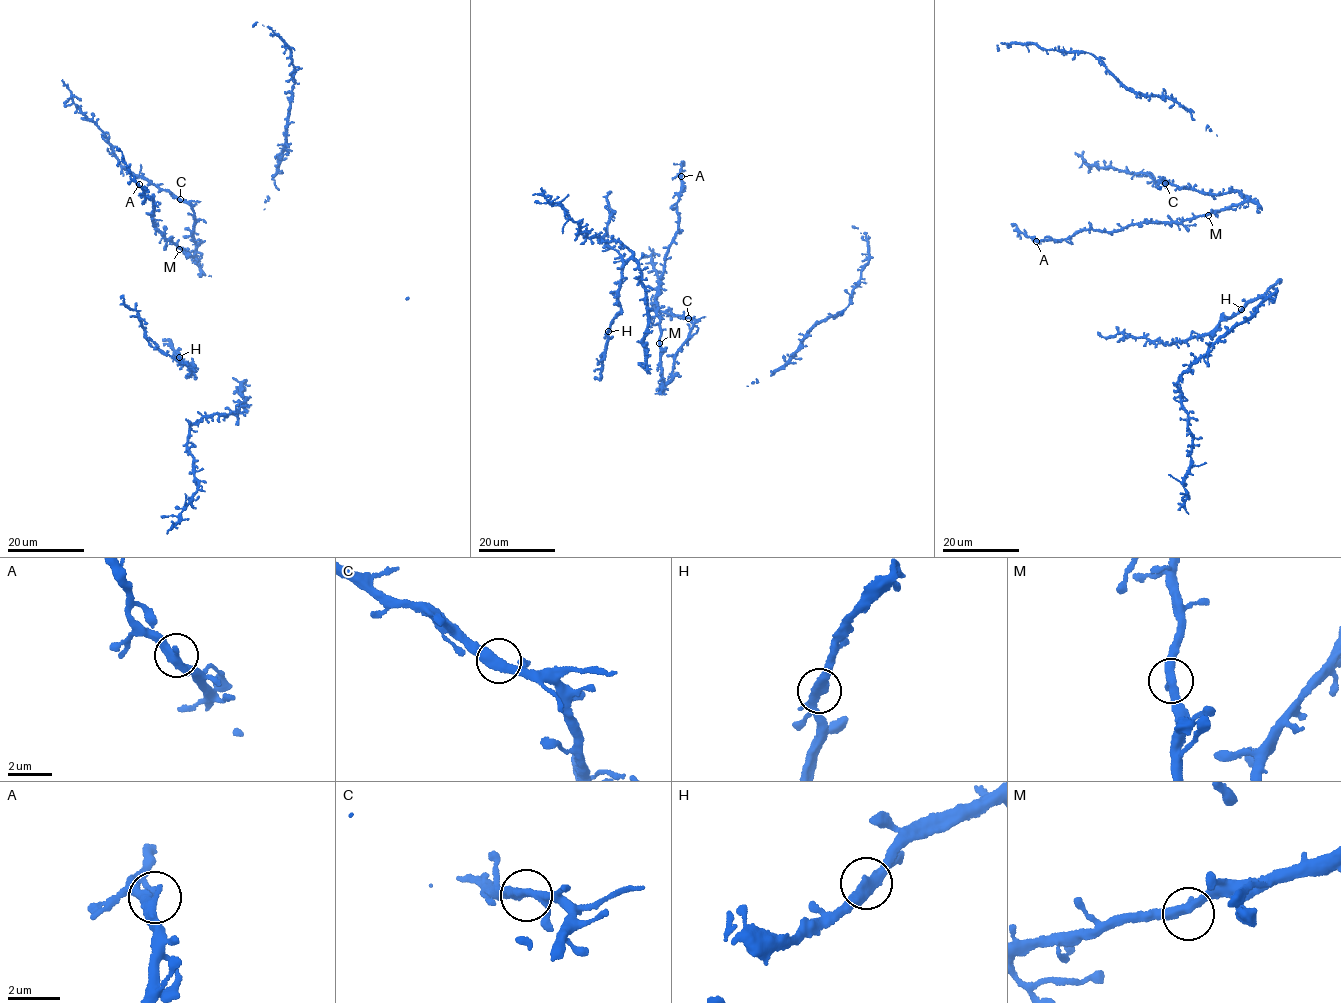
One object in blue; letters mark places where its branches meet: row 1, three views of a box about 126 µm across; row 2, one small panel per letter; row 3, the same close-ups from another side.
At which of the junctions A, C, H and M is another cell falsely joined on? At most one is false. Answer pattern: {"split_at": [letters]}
{"split_at": []}

